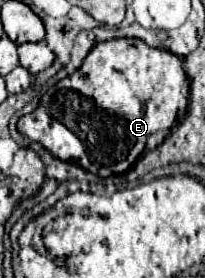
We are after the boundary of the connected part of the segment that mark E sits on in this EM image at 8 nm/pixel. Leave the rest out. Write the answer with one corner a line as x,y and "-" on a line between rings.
115,38
95,44
83,64
41,98
43,102
37,106
37,110
25,114
17,122
19,132
43,144
49,152
53,152
55,158
73,162
87,172
107,178
111,174
127,172
137,158
145,156
149,150
153,150
153,146
159,146
169,130
177,126
181,118
185,118
189,104
189,80
179,56
161,48
151,48
137,38

